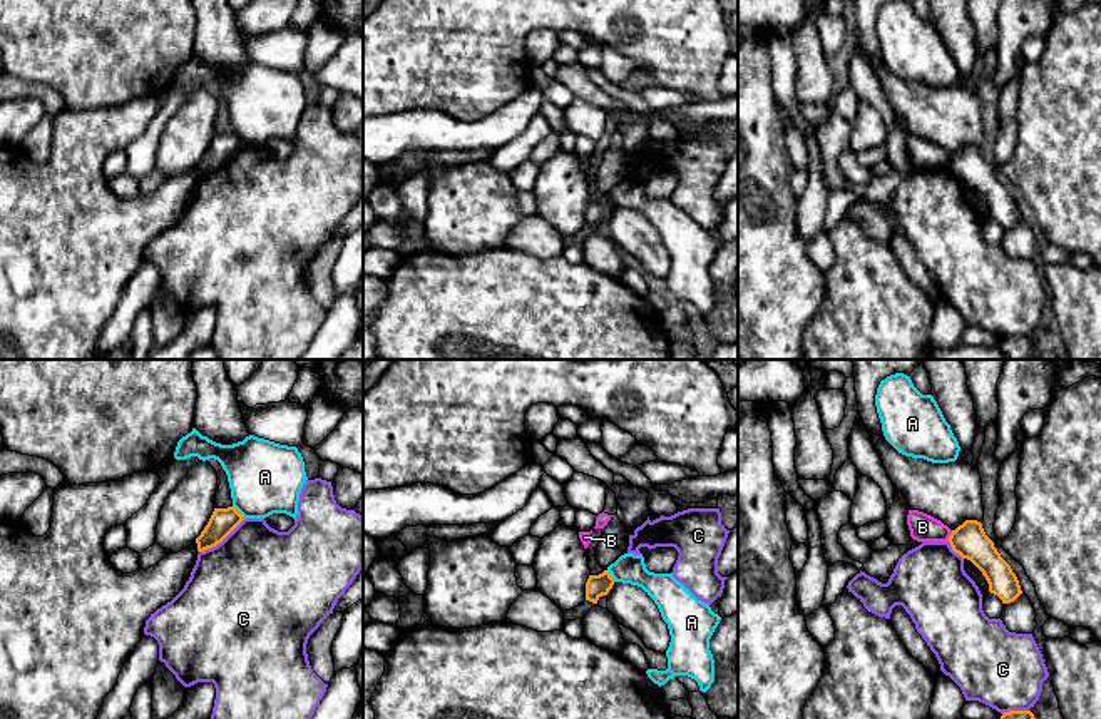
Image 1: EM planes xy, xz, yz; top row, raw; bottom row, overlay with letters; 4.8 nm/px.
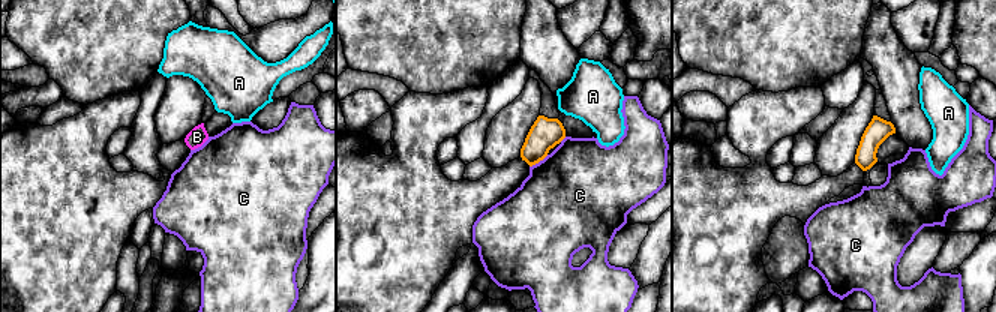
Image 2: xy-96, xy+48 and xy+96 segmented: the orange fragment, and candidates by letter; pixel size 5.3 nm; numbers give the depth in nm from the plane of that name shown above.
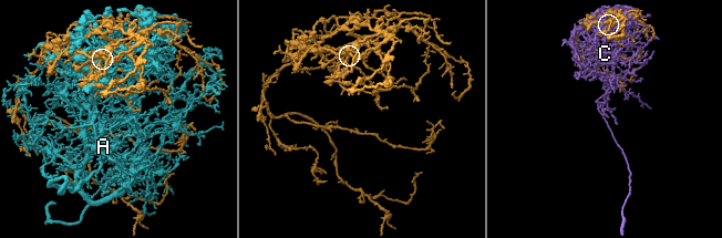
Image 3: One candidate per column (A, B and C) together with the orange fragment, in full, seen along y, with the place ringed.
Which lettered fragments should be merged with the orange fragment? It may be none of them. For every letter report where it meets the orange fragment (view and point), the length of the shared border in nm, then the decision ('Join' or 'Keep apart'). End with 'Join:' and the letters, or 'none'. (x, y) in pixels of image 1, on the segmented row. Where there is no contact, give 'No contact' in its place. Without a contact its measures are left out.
A: Touches orange at xy (238, 512). Shared border 90 nm. Keep apart
B: Touches orange at yz (951, 535). Shared border 60 nm. Keep apart
C: Touches orange at xy (221, 540). Shared border 280 nm. Keep apart
Join: none

